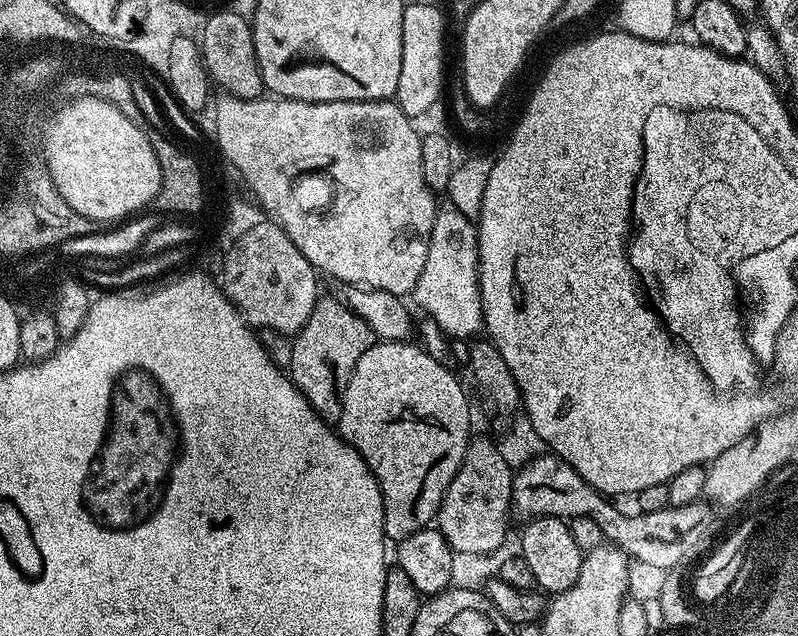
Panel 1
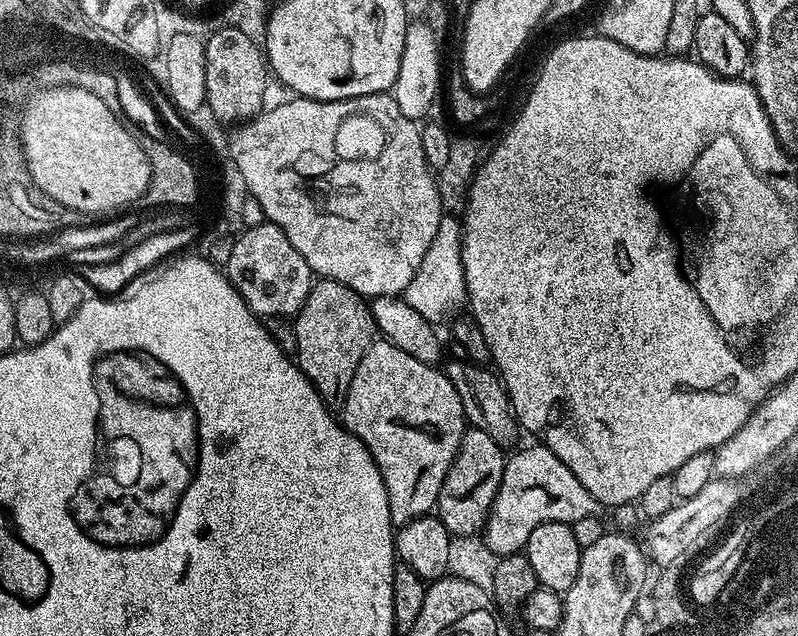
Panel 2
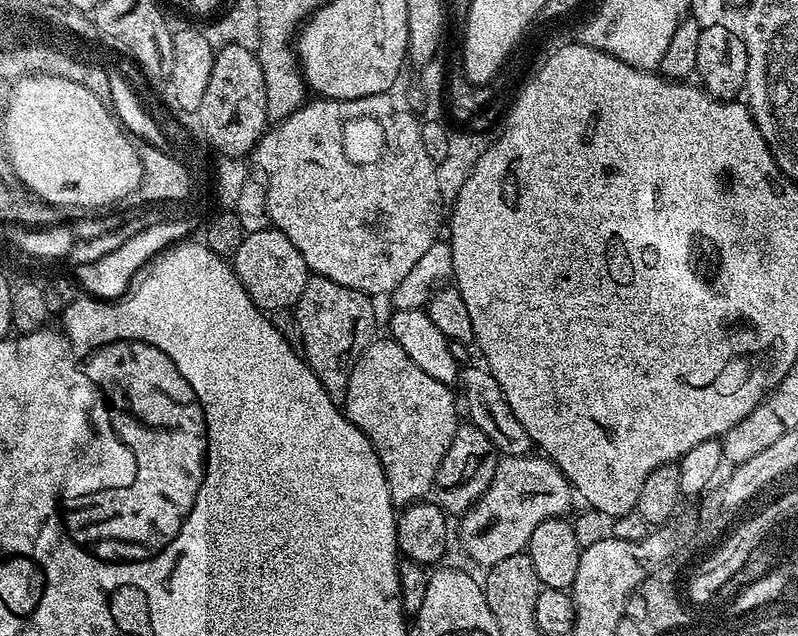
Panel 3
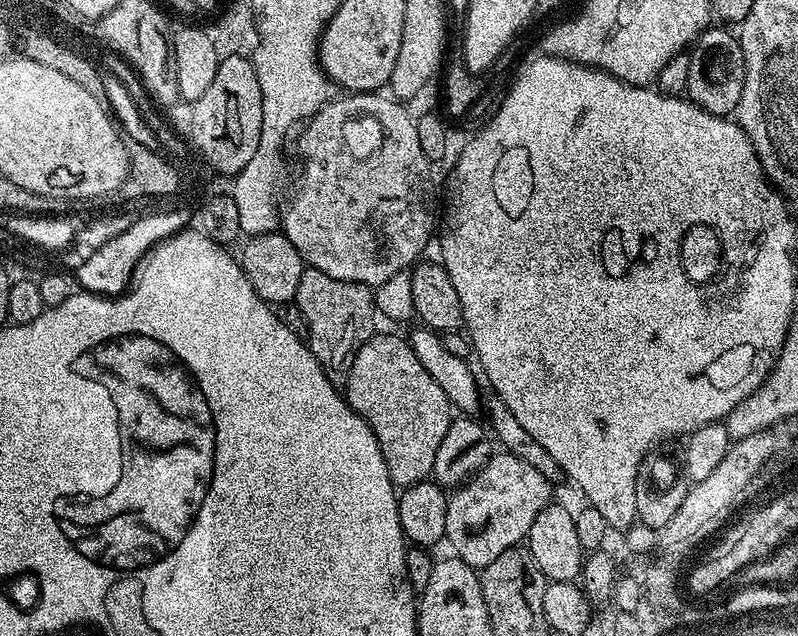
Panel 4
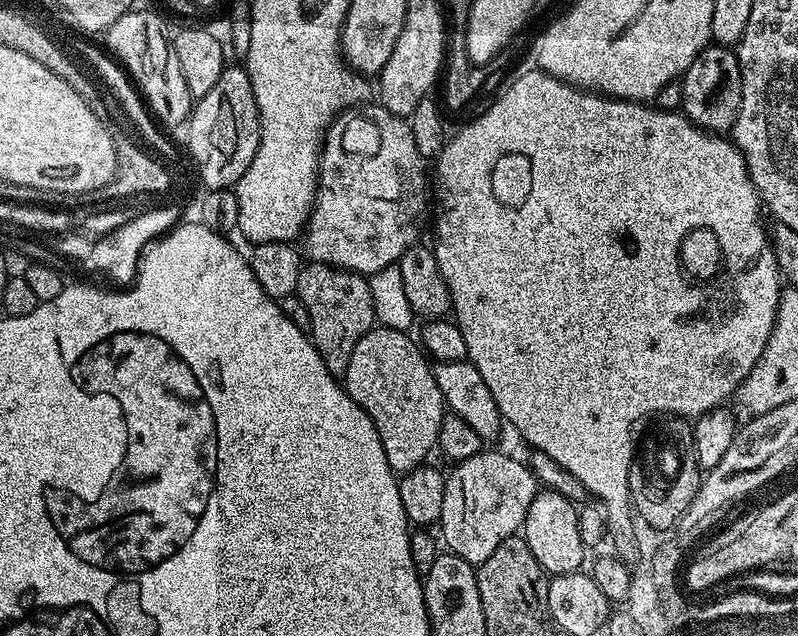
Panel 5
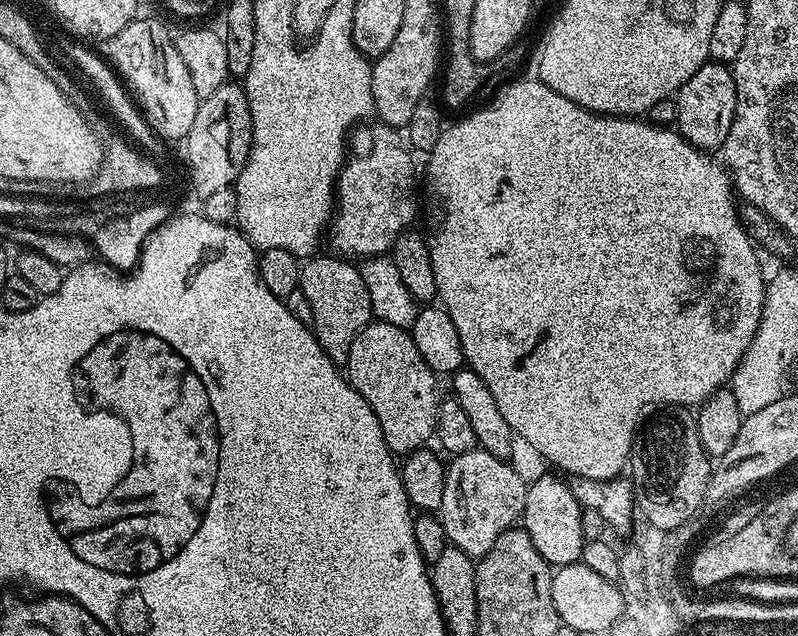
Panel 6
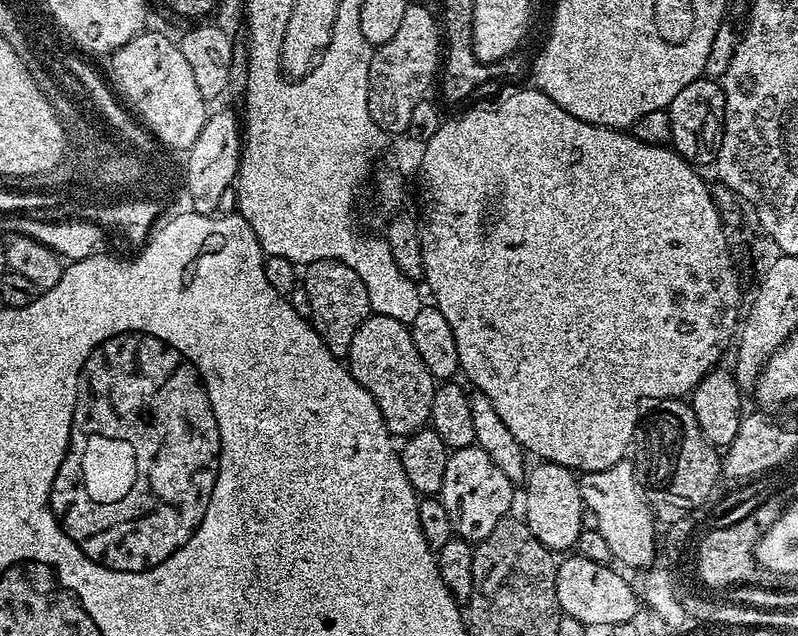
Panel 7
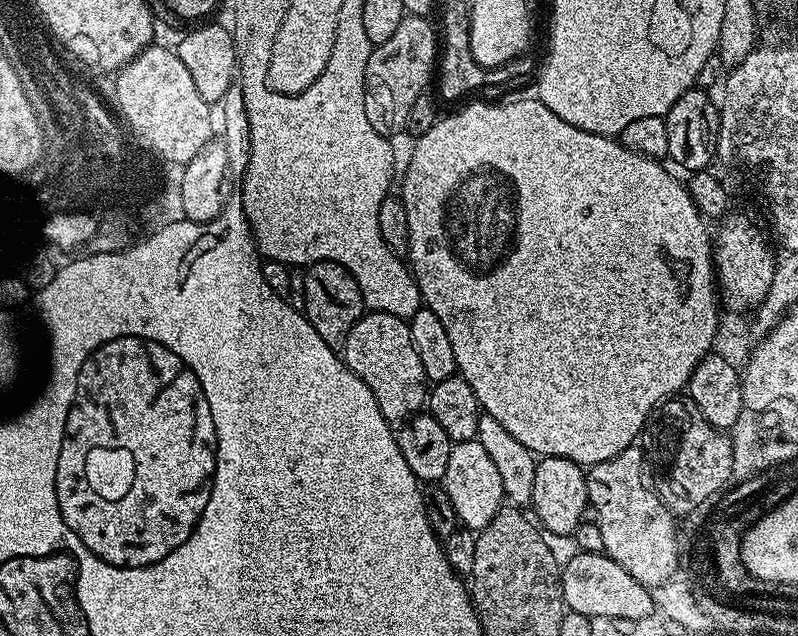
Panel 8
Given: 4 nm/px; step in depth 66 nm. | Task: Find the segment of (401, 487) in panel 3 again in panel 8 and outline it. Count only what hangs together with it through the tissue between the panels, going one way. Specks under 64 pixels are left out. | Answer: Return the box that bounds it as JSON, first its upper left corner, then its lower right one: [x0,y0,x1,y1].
[342,311,430,422]

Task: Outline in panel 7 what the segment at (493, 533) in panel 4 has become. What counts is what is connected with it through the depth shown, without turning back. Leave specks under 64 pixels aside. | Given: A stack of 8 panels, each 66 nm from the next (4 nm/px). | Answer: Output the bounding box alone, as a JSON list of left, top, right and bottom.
[438,446,514,542]

